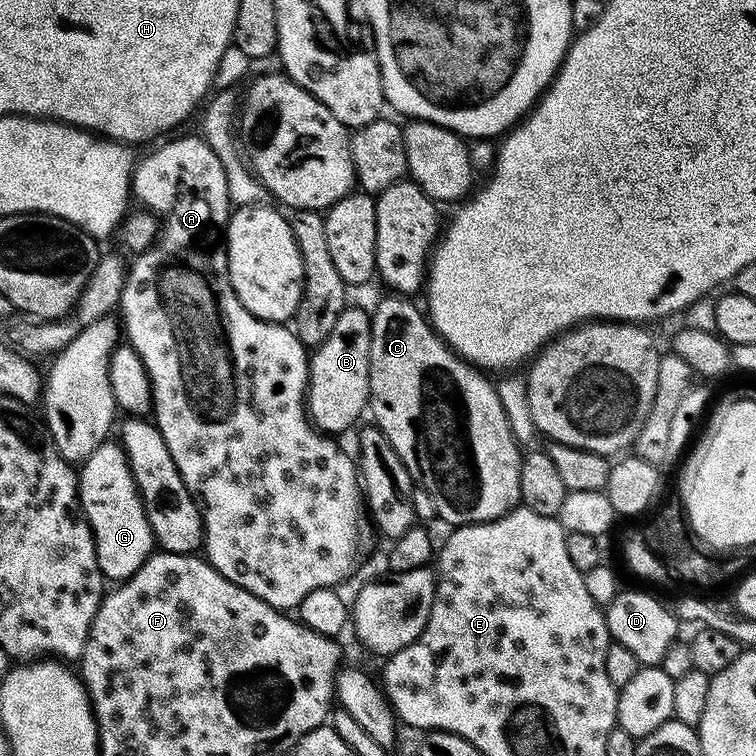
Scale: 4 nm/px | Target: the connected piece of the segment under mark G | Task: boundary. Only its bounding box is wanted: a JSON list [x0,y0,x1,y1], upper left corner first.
[77,440,156,581]

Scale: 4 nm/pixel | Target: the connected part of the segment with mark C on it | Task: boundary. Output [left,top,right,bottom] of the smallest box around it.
[368,294,522,526]

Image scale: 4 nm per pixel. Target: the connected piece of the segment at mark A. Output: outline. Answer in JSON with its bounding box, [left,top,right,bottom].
[118,135,369,610]

